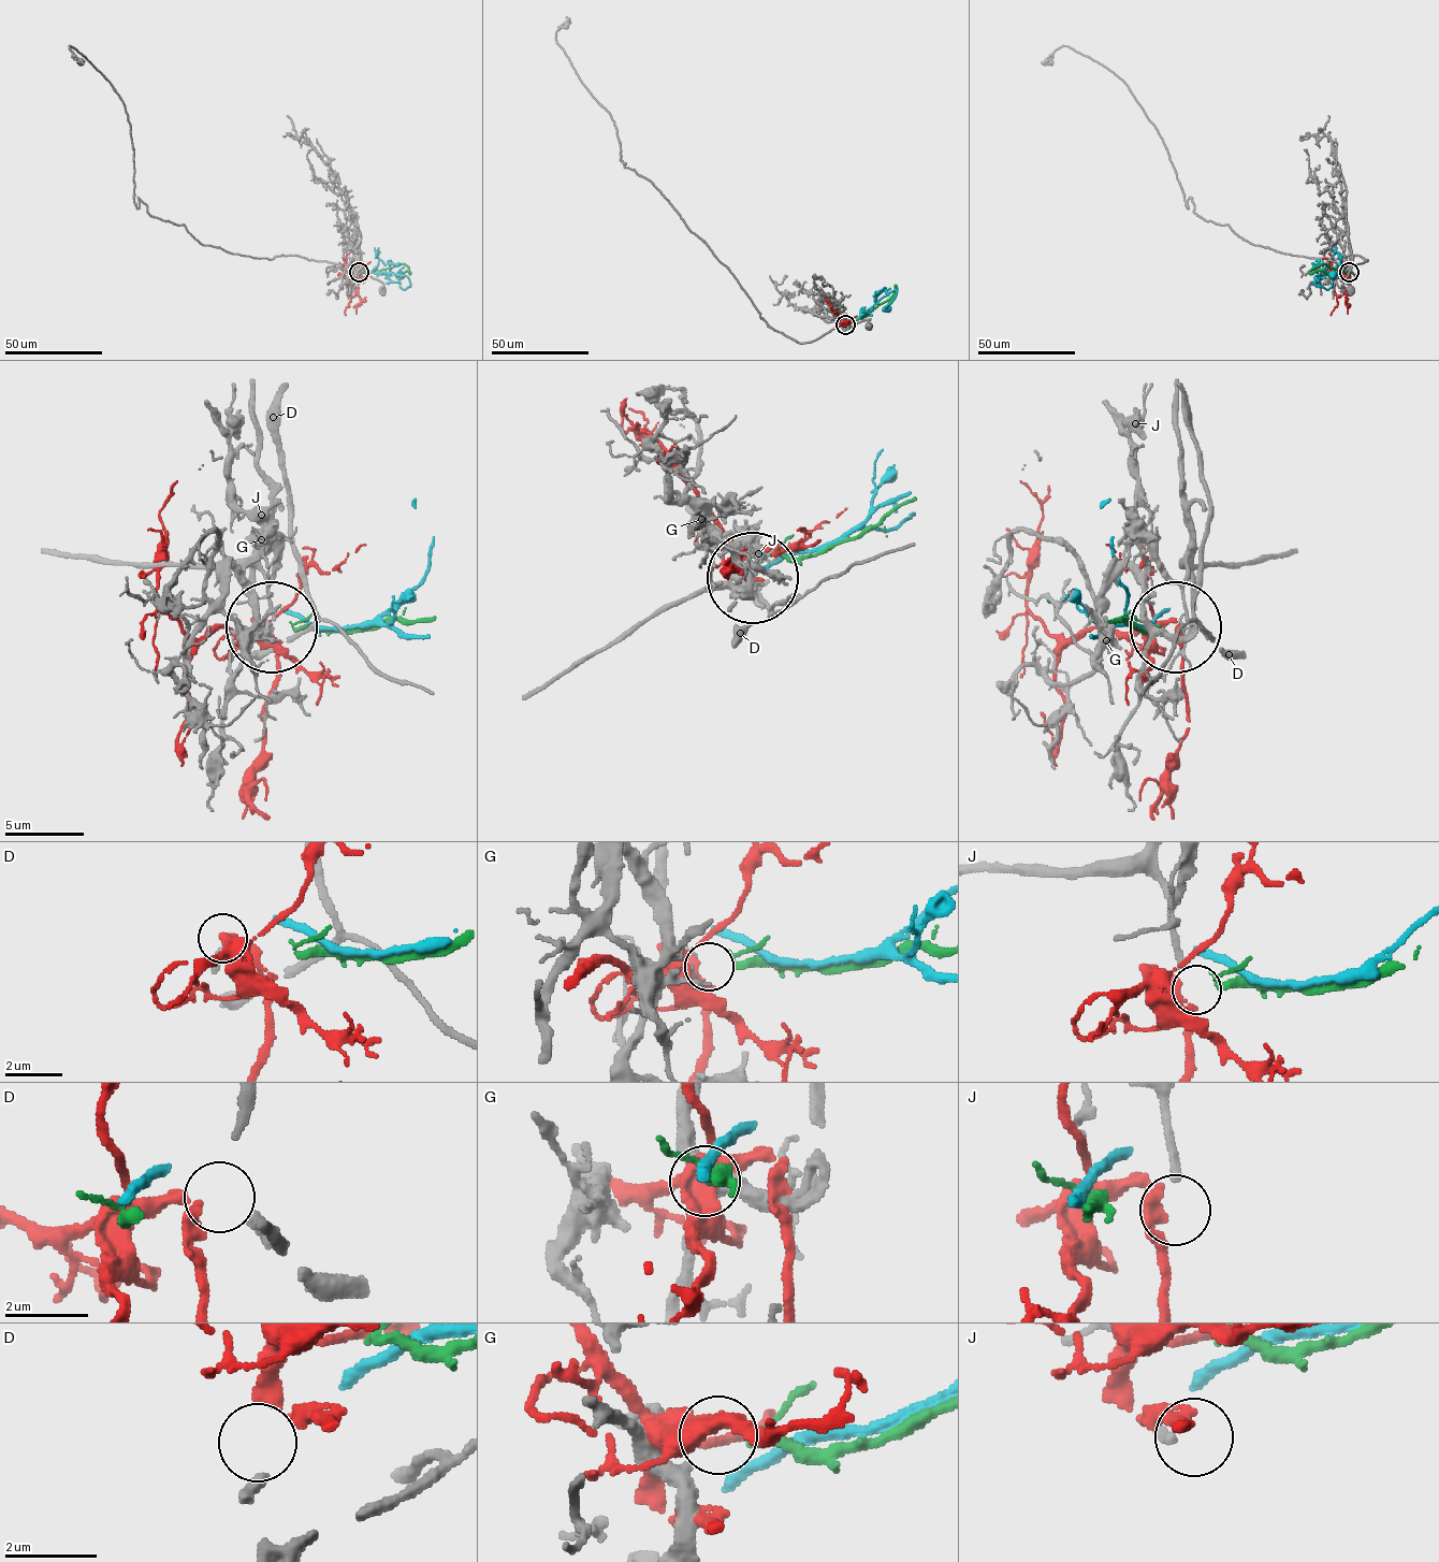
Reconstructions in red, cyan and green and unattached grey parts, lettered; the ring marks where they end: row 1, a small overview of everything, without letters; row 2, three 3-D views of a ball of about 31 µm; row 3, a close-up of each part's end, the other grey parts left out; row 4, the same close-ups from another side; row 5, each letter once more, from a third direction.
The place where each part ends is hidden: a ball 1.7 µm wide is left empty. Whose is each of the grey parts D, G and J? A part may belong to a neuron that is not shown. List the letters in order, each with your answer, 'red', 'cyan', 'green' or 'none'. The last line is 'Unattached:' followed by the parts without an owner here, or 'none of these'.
D: red
G: green
J: none
Unattached: J

